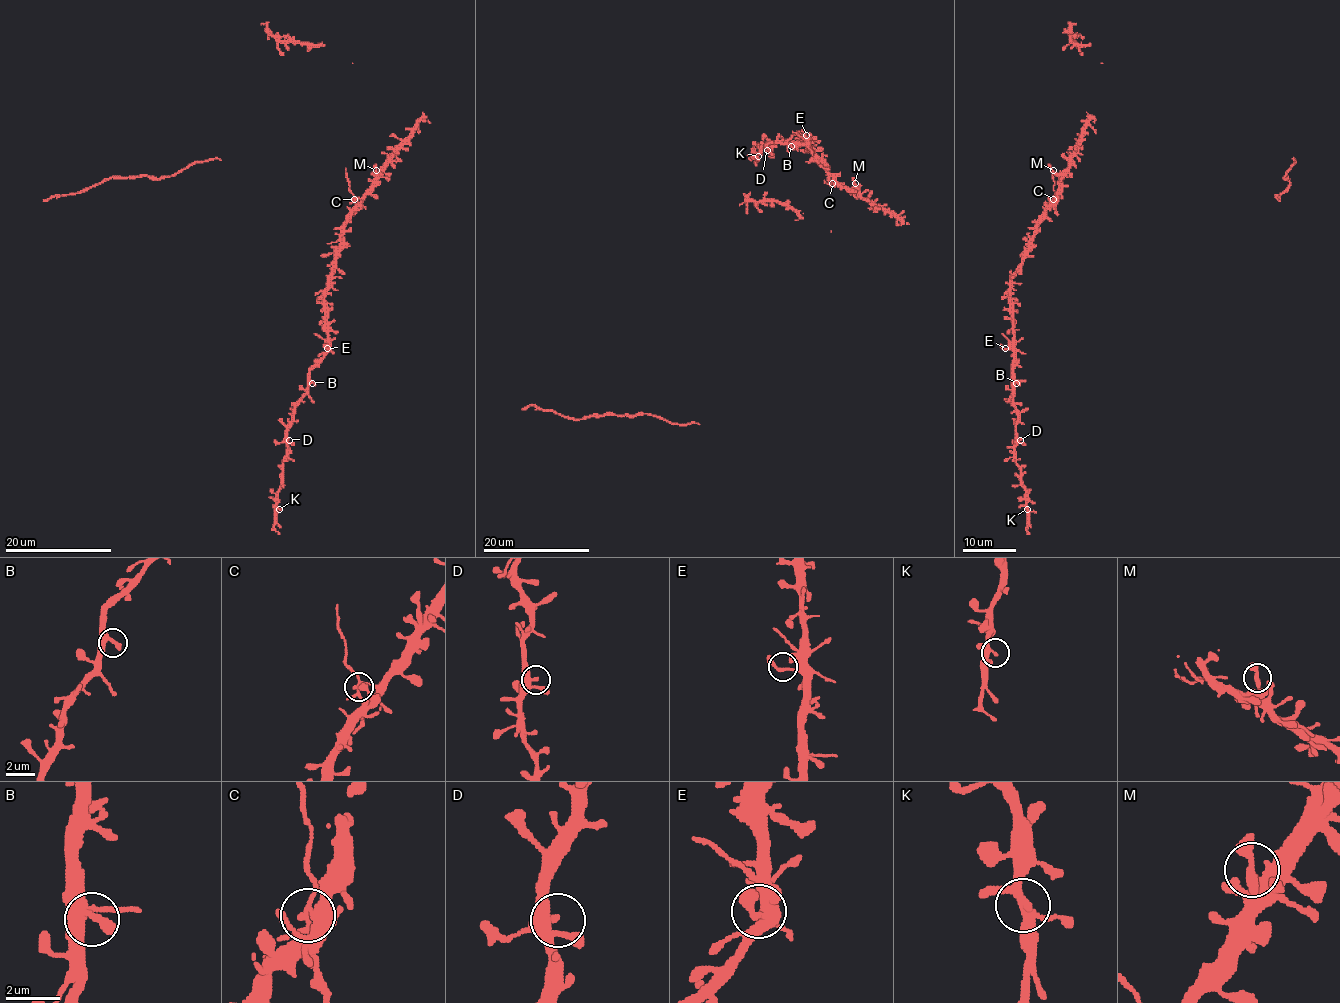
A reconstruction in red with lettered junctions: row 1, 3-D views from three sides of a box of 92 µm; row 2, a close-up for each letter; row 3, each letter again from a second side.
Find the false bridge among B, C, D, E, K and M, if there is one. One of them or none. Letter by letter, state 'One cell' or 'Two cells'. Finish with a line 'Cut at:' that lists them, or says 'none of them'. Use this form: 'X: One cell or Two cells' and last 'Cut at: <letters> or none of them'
B: One cell
C: Two cells
D: One cell
E: One cell
K: One cell
M: One cell
Cut at: C

